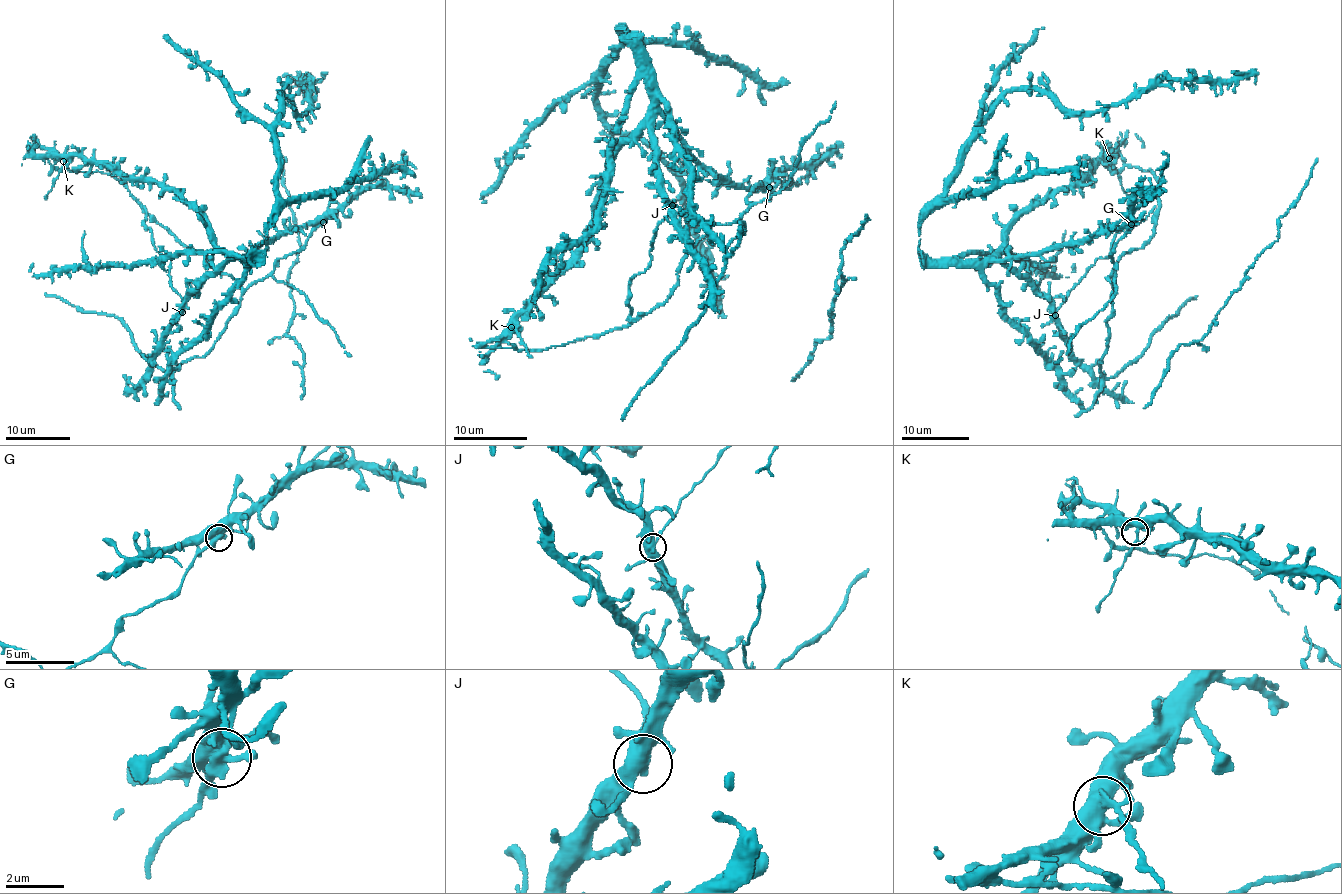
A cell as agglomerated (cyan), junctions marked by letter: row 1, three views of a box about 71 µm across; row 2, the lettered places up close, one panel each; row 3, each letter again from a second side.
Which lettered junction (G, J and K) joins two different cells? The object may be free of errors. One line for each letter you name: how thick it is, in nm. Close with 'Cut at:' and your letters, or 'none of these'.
J: 480 nm thick
Cut at: J

